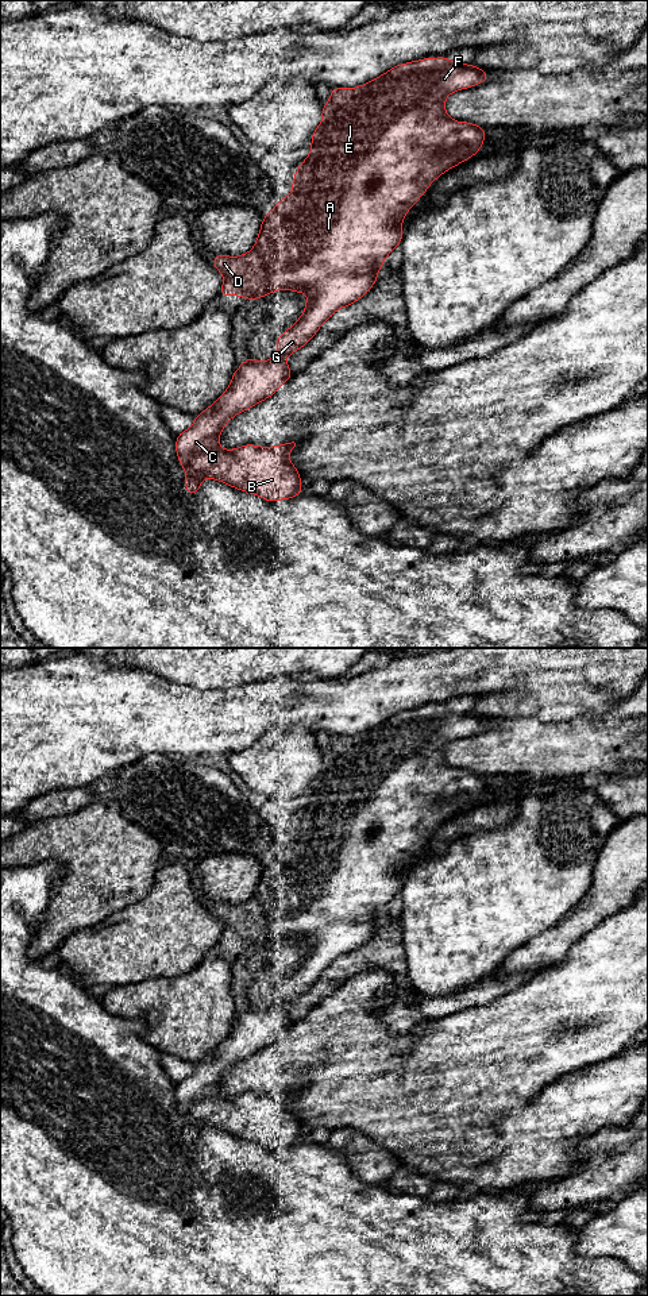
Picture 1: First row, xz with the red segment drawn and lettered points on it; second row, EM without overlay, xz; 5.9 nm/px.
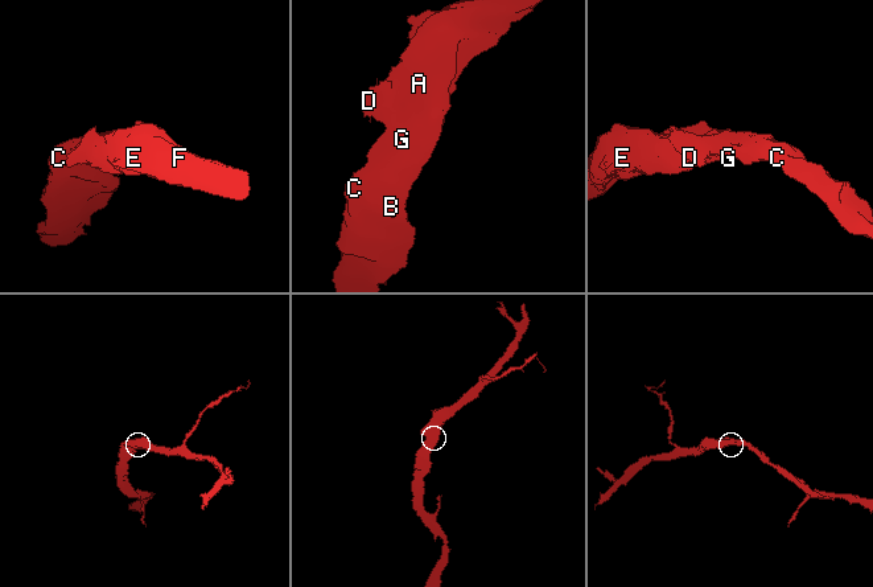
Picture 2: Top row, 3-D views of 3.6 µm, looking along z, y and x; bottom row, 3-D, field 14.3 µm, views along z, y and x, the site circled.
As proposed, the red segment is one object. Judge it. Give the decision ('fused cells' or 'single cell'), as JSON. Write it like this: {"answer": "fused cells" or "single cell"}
{"answer": "single cell"}

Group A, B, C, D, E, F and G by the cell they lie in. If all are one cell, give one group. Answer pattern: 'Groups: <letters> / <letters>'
Groups: A B C D E F G

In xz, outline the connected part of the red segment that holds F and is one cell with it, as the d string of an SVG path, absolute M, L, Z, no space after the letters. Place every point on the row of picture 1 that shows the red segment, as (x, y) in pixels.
M423 58L400 63L379 77L358 88L331 88L329 103L321 105L323 119L312 132L310 154L300 163L292 182L292 194L277 200L277 205L262 219L259 235L251 251L240 256L215 254L213 269L224 275L219 296L242 296L244 300L259 300L275 290L309 293L305 312L275 340L278 355L258 362L247 355L238 370L234 370L228 389L204 412L194 416L194 424L177 435L176 452L186 472L185 491L194 495L207 477L217 479L244 493L255 494L267 502L298 497L301 475L289 462L296 443L274 447L244 444L236 450L221 450L219 436L225 424L236 414L270 398L278 387L290 381L293 374L285 358L312 340L321 324L338 309L346 308L371 290L385 258L400 246L404 238L401 223L408 211L425 194L428 186L441 174L459 163L474 158L482 148L486 130L470 122L455 122L446 113L446 97L459 89L470 89L489 81L485 69L470 63L455 63L450 58Z

